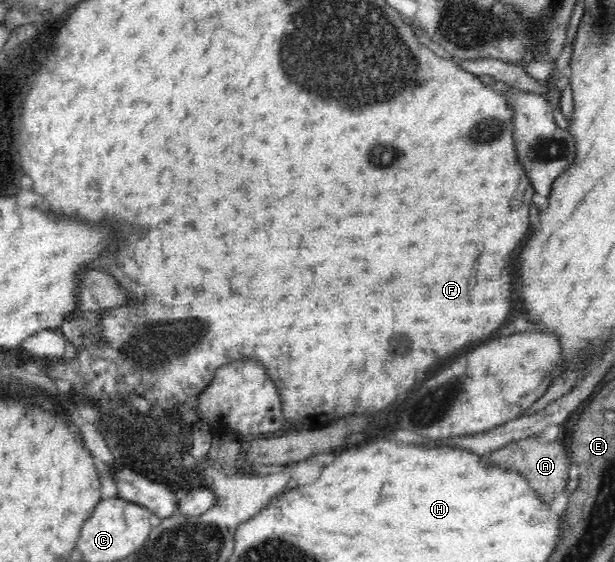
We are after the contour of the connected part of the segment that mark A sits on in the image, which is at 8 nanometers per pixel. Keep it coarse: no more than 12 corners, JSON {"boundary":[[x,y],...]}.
{"boundary":[[564,437],[525,438],[493,451],[486,466],[516,472],[550,505],[565,490]]}

